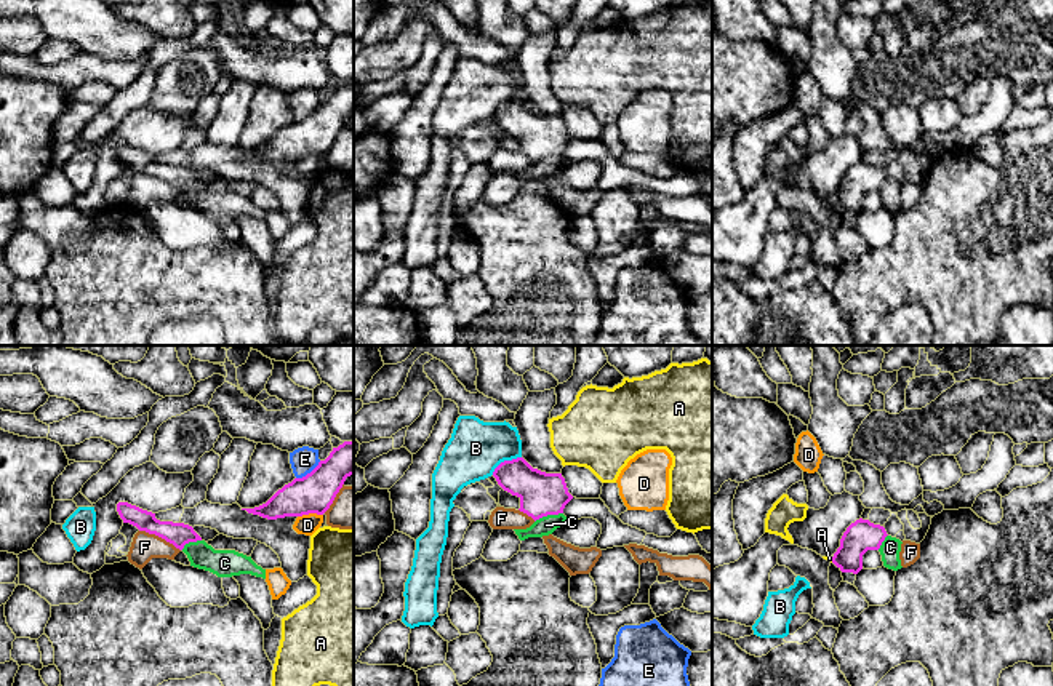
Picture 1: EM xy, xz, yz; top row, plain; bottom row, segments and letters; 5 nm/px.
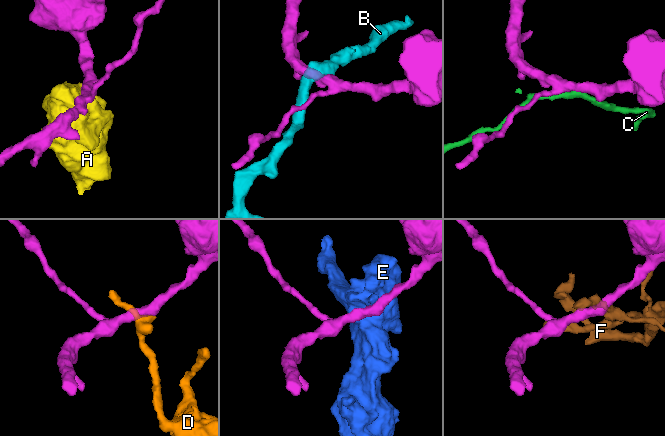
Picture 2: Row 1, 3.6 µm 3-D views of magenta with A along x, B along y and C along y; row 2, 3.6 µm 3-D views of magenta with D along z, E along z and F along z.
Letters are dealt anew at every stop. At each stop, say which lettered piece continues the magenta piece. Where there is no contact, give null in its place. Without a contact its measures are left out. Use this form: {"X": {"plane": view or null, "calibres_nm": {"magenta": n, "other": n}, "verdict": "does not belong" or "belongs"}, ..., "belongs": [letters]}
{"A": {"plane": "yz", "calibres_nm": {"magenta": 160, "other": 30}, "verdict": "does not belong"}, "B": {"plane": "xz", "calibres_nm": {"magenta": 220, "other": 280}, "verdict": "does not belong"}, "C": {"plane": "xz", "calibres_nm": {"magenta": 220, "other": 90}, "verdict": "does not belong"}, "D": {"plane": "xy", "calibres_nm": {"magenta": 200, "other": 100}, "verdict": "does not belong"}, "E": {"plane": "xy", "calibres_nm": {"magenta": 200, "other": 130}, "verdict": "does not belong"}, "F": {"plane": "xy", "calibres_nm": {"magenta": 120, "other": 140}, "verdict": "does not belong"}, "belongs": []}

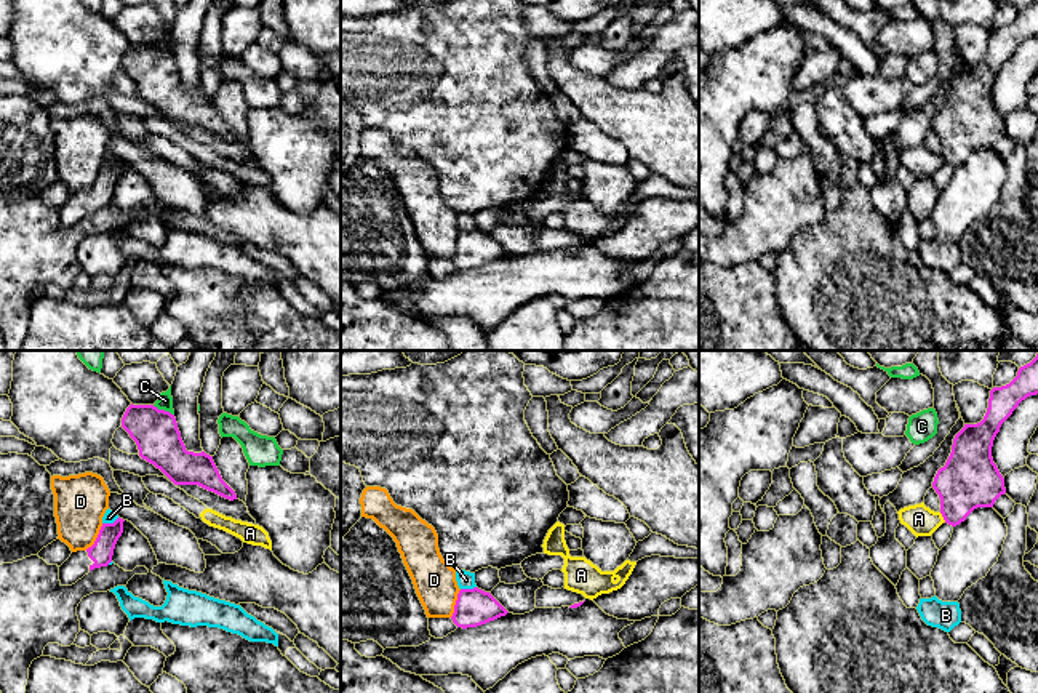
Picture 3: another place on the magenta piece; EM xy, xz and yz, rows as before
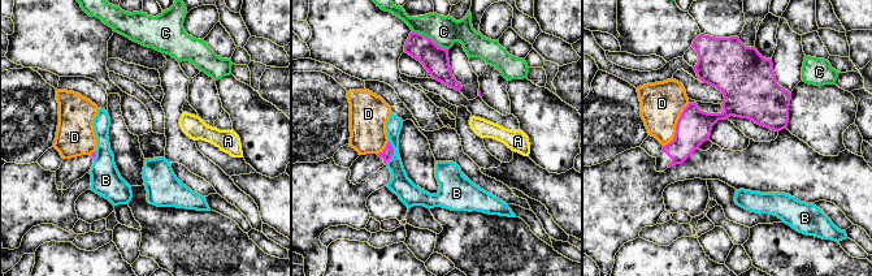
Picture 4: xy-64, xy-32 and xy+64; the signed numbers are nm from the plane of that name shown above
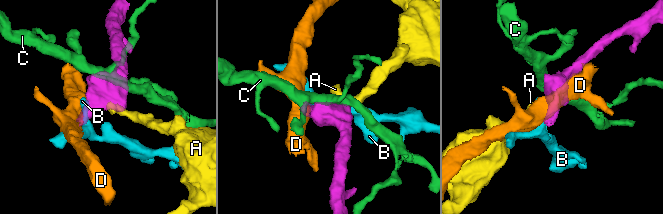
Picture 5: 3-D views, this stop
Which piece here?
{"A": {"plane": "yz", "calibres_nm": {"magenta": 300, "other": 150}, "verdict": "does not belong"}, "B": {"plane": "xy", "calibres_nm": {"magenta": 120, "other": 60}, "verdict": "does not belong"}, "C": {"plane": "xy", "calibres_nm": {"magenta": 220, "other": 80}, "verdict": "does not belong"}, "D": {"plane": "xy", "calibres_nm": {"magenta": 120, "other": 280}, "verdict": "does not belong"}, "belongs": []}

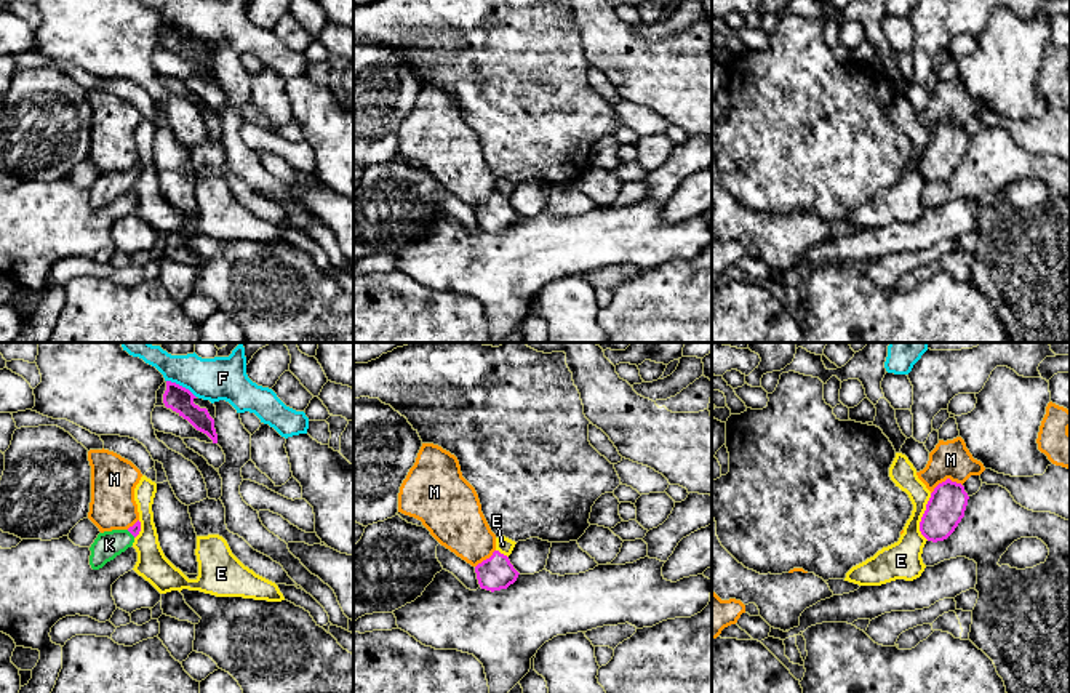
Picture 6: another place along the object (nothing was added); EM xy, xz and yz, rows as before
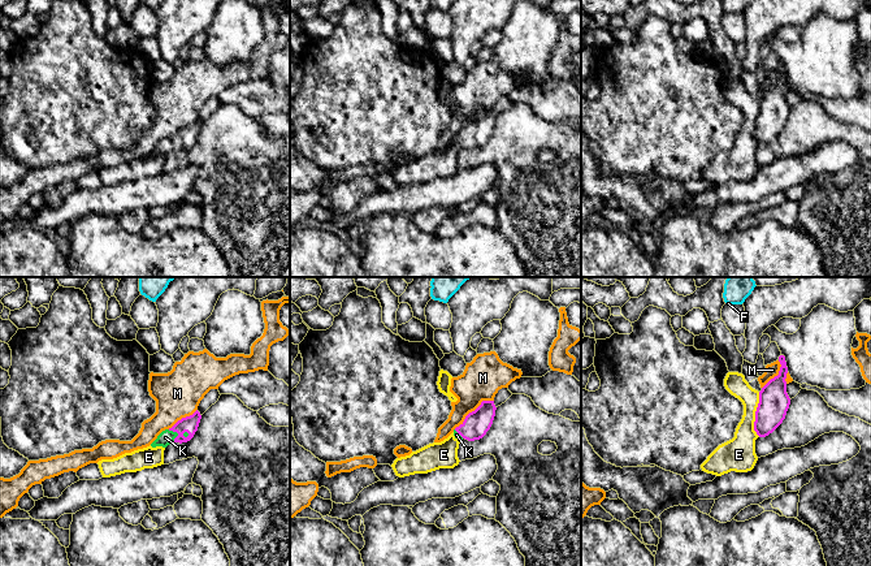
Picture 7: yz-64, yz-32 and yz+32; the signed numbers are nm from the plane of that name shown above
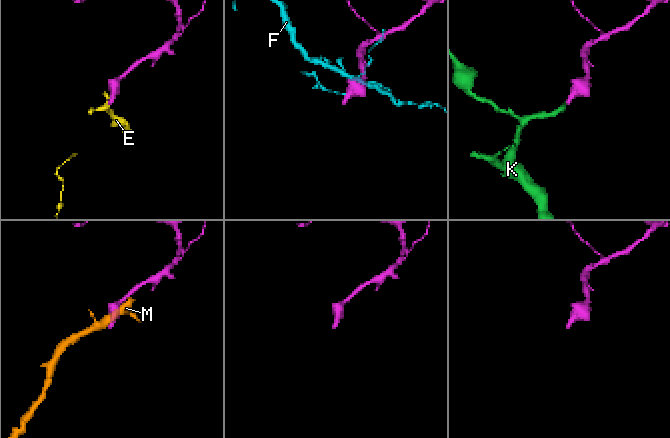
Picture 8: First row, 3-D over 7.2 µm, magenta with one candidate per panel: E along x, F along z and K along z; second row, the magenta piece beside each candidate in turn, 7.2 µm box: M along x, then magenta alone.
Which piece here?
{"E": {"plane": "yz", "calibres_nm": {"magenta": 190, "other": 190}, "verdict": "does not belong"}, "F": {"plane": "xy", "calibres_nm": {"magenta": 130, "other": 220}, "verdict": "does not belong"}, "K": {"plane": "xy", "calibres_nm": {"magenta": 50, "other": 140}, "verdict": "belongs"}, "M": {"plane": "yz", "calibres_nm": {"magenta": 190, "other": 190}, "verdict": "does not belong"}, "belongs": ["K"]}

